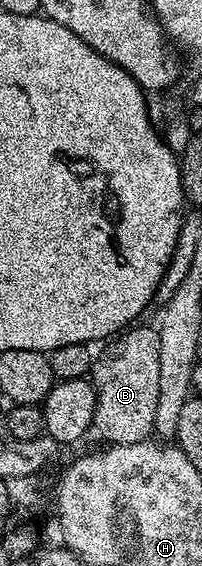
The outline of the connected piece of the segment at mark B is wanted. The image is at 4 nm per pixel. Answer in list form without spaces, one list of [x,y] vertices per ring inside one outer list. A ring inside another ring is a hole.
[[[134,325],[132,328],[126,329],[122,338],[117,338],[102,354],[94,361],[91,371],[91,381],[94,388],[97,389],[97,403],[95,404],[95,416],[93,417],[93,430],[101,433],[102,443],[112,444],[114,446],[122,446],[123,444],[135,444],[136,442],[148,439],[154,433],[153,421],[155,420],[155,404],[159,404],[159,336],[156,329],[152,325],[141,326]]]

